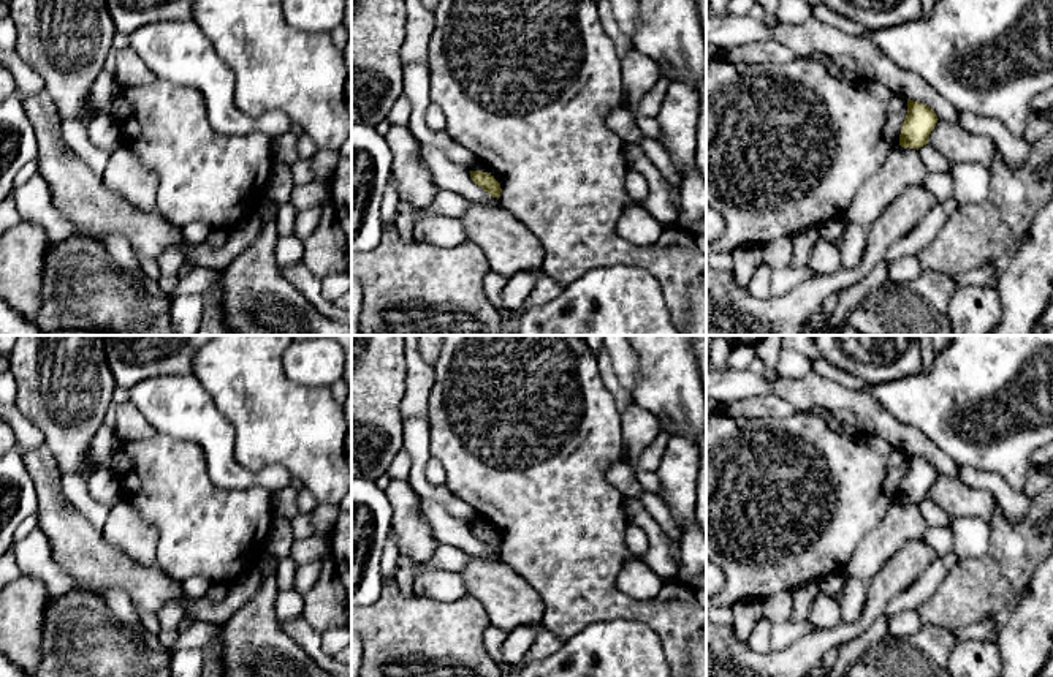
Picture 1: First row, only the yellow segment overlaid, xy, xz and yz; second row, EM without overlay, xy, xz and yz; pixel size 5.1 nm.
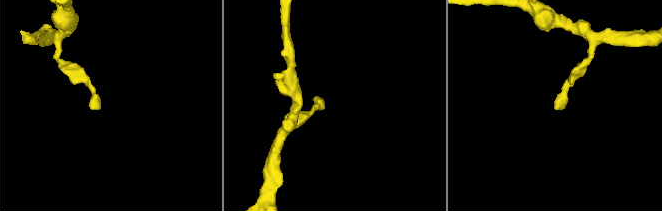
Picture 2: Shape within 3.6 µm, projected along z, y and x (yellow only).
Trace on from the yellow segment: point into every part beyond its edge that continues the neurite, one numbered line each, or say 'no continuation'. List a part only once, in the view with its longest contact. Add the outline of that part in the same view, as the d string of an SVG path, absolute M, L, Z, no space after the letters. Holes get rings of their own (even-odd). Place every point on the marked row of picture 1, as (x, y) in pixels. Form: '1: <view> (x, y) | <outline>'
no continuation

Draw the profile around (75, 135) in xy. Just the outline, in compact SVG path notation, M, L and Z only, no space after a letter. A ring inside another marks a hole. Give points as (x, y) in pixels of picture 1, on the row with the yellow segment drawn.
M62 120L62 138L65 144L92 169L93 174L103 177L109 161L109 152L97 147L79 120Z

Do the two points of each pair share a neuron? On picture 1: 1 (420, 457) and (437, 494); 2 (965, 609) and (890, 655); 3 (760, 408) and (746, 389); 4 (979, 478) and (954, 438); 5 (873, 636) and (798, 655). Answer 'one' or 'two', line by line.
1: one
2: two
3: two
4: two
5: two

